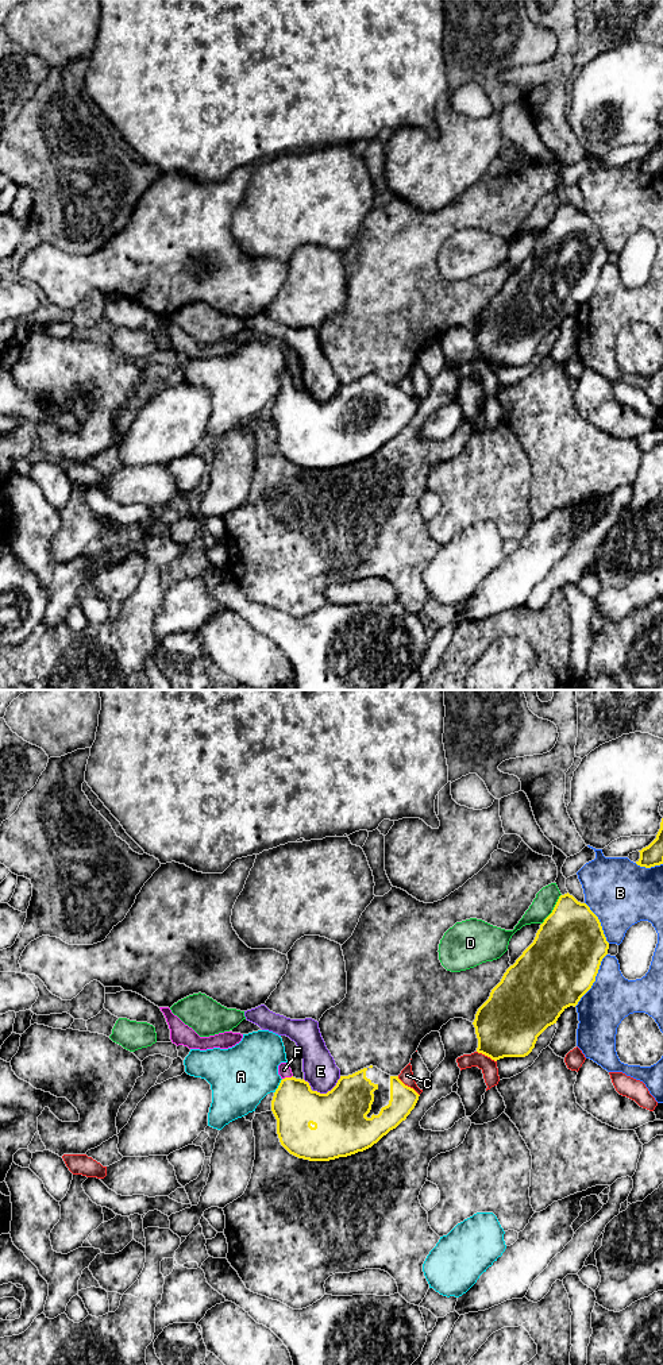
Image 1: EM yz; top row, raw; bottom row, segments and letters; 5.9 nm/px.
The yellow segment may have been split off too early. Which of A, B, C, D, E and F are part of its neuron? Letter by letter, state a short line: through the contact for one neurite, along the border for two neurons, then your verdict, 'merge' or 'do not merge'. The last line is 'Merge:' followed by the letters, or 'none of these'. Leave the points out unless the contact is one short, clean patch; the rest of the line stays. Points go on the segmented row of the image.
A: do not merge
B: do not merge
C: do not merge
D: do not merge
E: do not merge
F: yz (295, 1106), (286, 1078), (284, 1069) | merge
Merge: F

